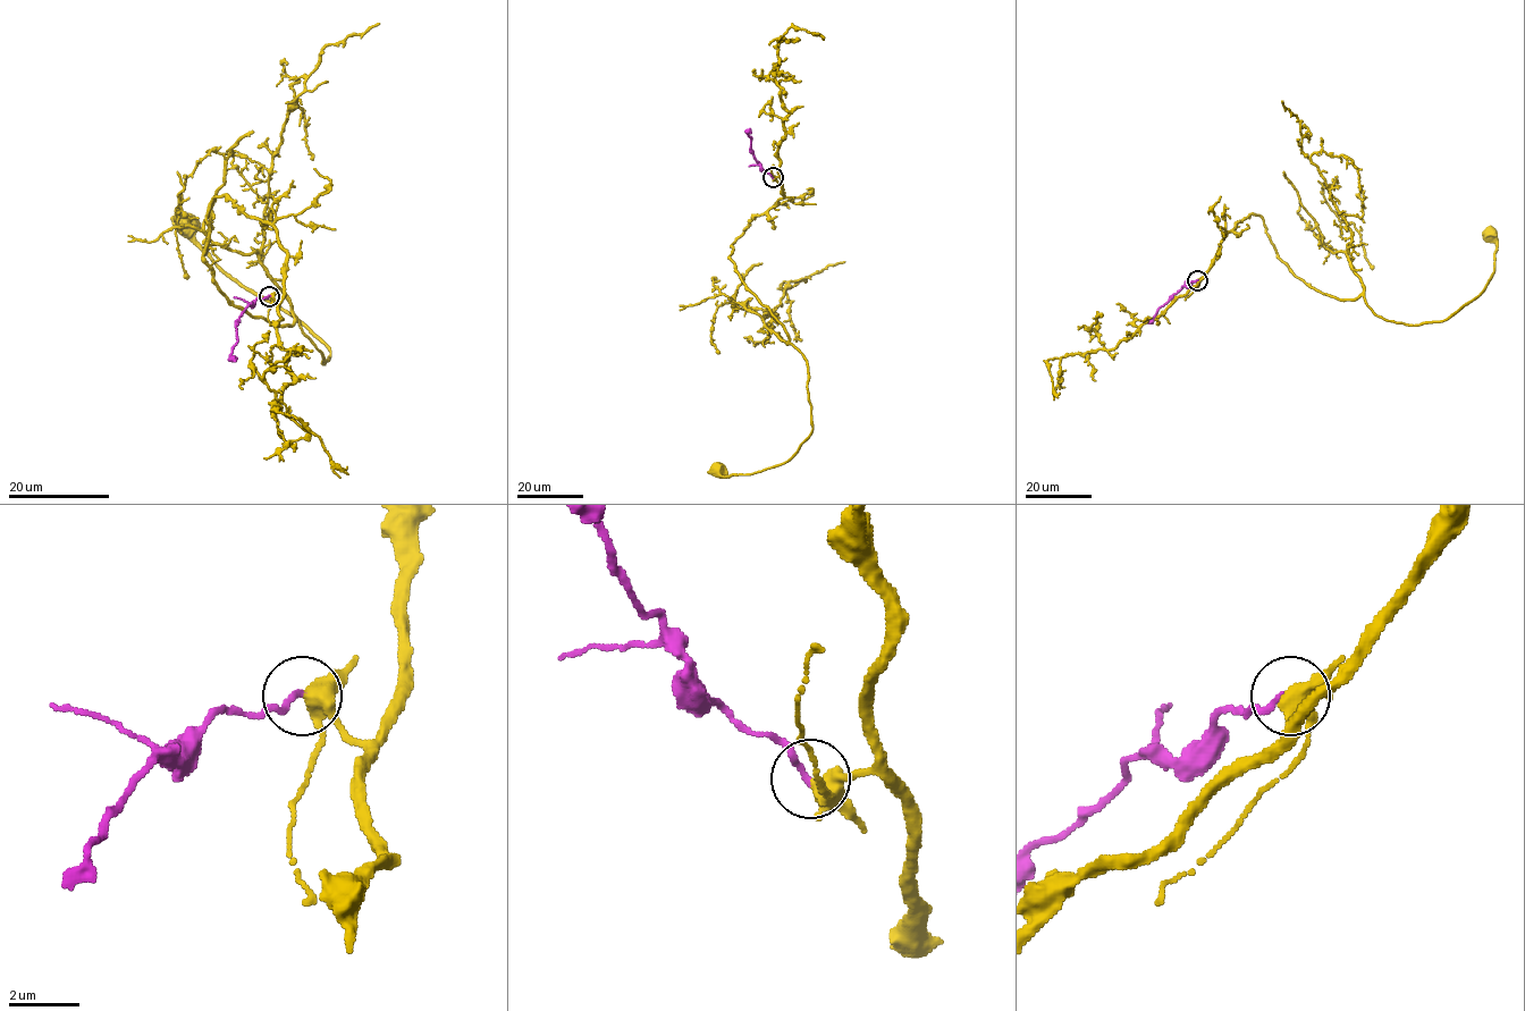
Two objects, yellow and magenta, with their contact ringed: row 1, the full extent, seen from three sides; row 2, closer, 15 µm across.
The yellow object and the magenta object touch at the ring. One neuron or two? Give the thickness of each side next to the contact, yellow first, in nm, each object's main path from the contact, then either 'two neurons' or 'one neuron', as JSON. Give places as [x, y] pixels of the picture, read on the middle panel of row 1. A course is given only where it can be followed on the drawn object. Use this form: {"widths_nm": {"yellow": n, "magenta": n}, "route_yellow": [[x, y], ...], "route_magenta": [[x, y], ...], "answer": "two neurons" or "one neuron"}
{"widths_nm": {"yellow": 360, "magenta": 180}, "route_yellow": [[772, 177], [784, 196], [752, 218], [729, 258], [802, 355], [811, 432], [781, 464], [717, 472]], "route_magenta": [[772, 177], [750, 149], [750, 128]], "answer": "one neuron"}

